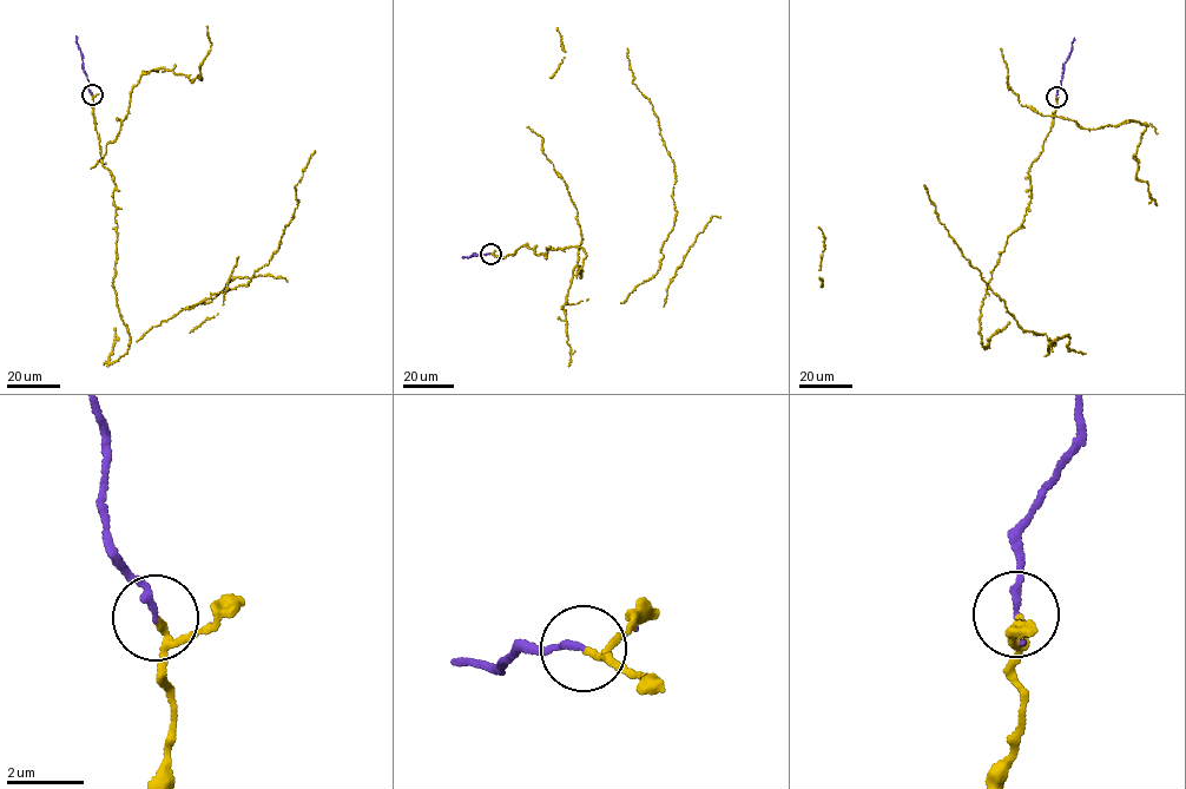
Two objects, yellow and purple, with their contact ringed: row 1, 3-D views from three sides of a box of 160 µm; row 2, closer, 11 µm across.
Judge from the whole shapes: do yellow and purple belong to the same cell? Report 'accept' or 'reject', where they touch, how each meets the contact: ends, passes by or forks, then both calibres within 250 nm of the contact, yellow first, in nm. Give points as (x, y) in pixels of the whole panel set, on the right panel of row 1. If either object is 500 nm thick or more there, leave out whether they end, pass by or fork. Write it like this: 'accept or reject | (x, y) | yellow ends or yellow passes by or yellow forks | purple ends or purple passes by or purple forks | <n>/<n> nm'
accept | (1056, 97) | yellow passes by | purple passes by | 120/130 nm

